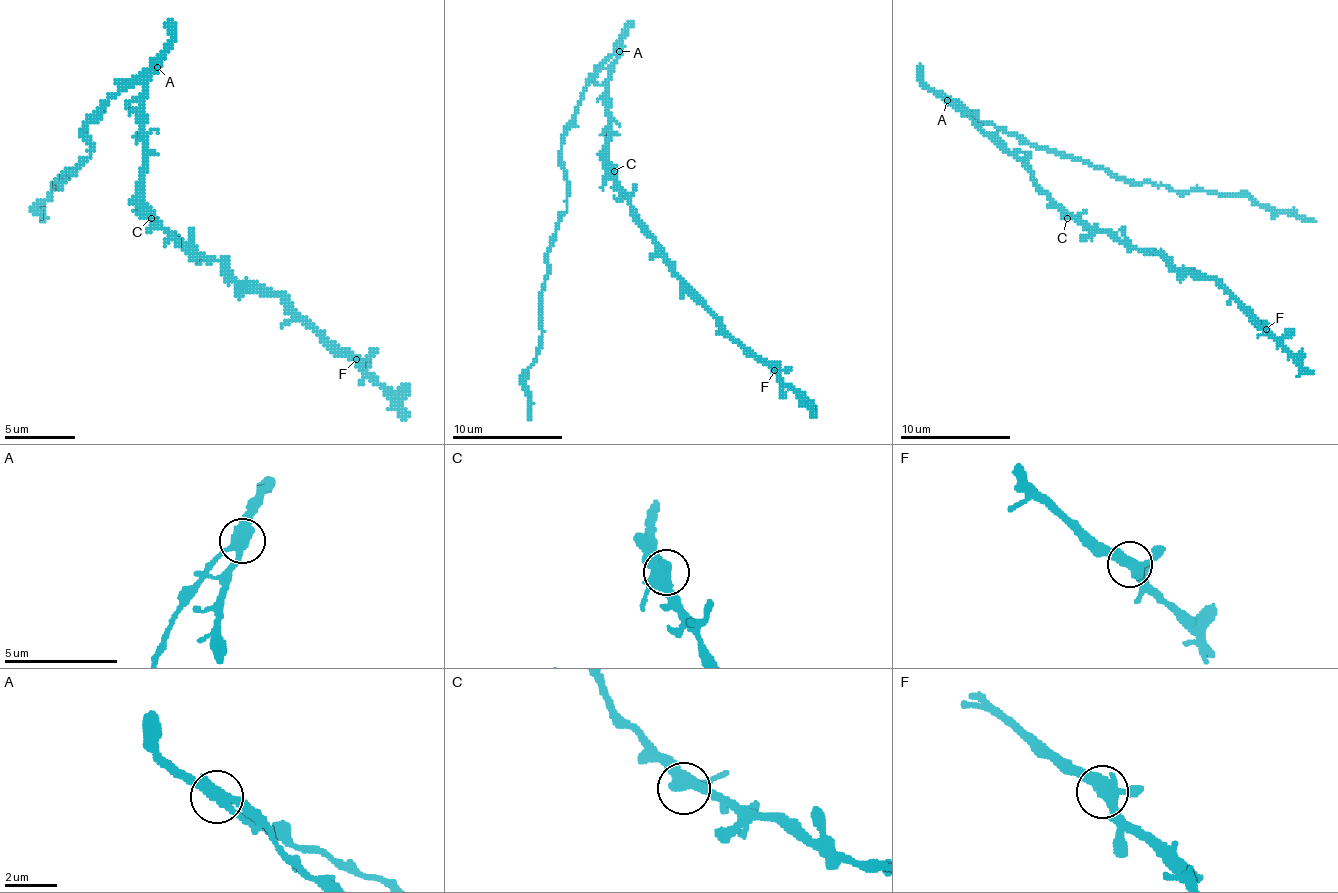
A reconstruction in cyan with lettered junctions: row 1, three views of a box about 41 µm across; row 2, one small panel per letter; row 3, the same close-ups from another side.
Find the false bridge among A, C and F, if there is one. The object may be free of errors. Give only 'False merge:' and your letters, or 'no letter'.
False merge: A

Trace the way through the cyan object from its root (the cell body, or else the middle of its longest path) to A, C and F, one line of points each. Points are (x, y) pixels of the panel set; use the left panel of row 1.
A: (144, 126), (144, 80), (158, 66)
C: (144, 126), (144, 211), (151, 218)
F: (144, 126), (144, 204), (151, 214), (182, 246), (218, 260), (239, 282), (274, 292), (328, 342), (356, 359)

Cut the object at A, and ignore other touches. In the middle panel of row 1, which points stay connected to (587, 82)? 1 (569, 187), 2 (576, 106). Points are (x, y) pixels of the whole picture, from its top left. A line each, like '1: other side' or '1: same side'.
1: same side
2: same side

